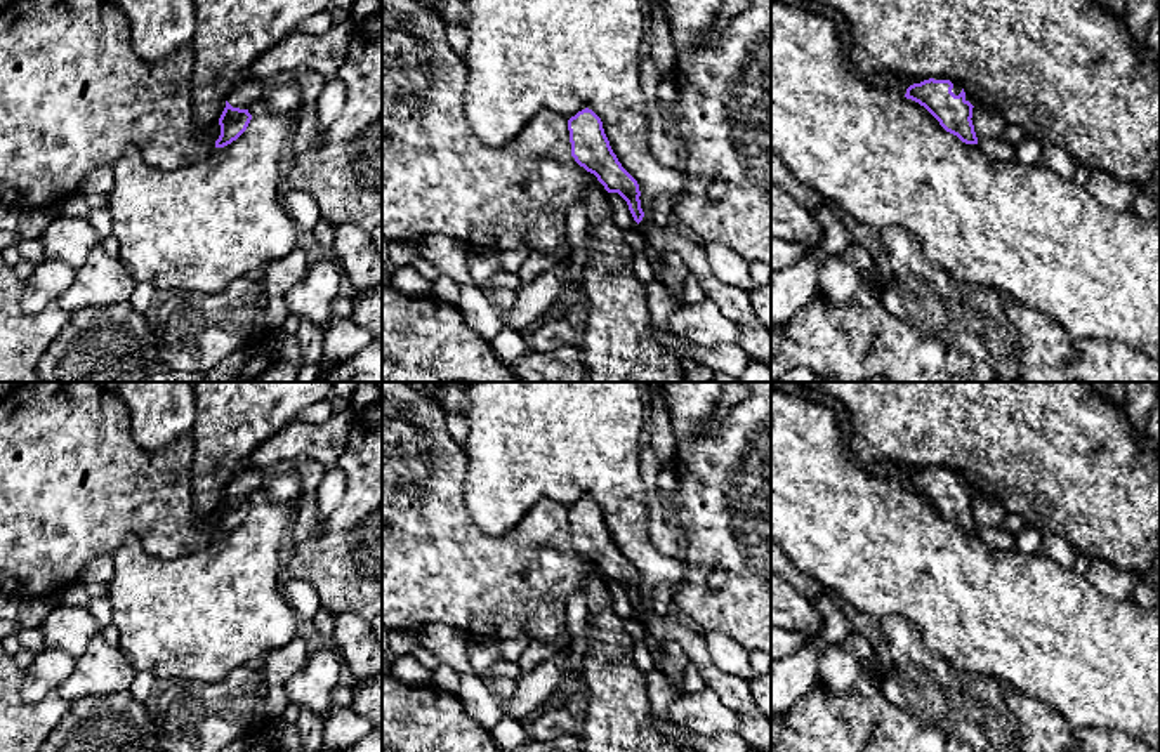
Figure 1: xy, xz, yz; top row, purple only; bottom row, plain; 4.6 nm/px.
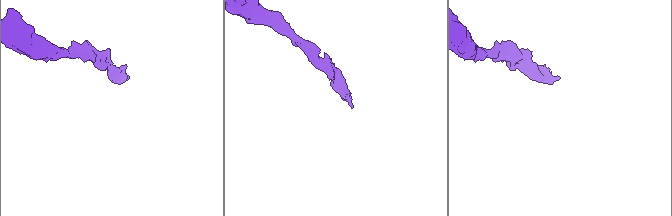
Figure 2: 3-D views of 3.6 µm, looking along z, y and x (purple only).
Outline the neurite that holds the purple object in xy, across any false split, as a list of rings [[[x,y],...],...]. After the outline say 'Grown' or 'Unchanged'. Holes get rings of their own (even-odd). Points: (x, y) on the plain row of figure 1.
[[[255,467],[240,469],[227,483],[226,497],[219,507],[221,524],[215,537],[224,537],[236,530],[248,516],[252,504],[248,495],[264,486],[266,472]]]. Grown

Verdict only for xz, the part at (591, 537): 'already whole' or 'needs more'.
needs more

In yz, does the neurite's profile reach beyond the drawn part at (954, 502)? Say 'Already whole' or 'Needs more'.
Needs more

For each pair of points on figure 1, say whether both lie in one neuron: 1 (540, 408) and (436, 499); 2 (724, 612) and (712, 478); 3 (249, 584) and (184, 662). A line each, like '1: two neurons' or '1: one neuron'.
1: two neurons
2: one neuron
3: one neuron

